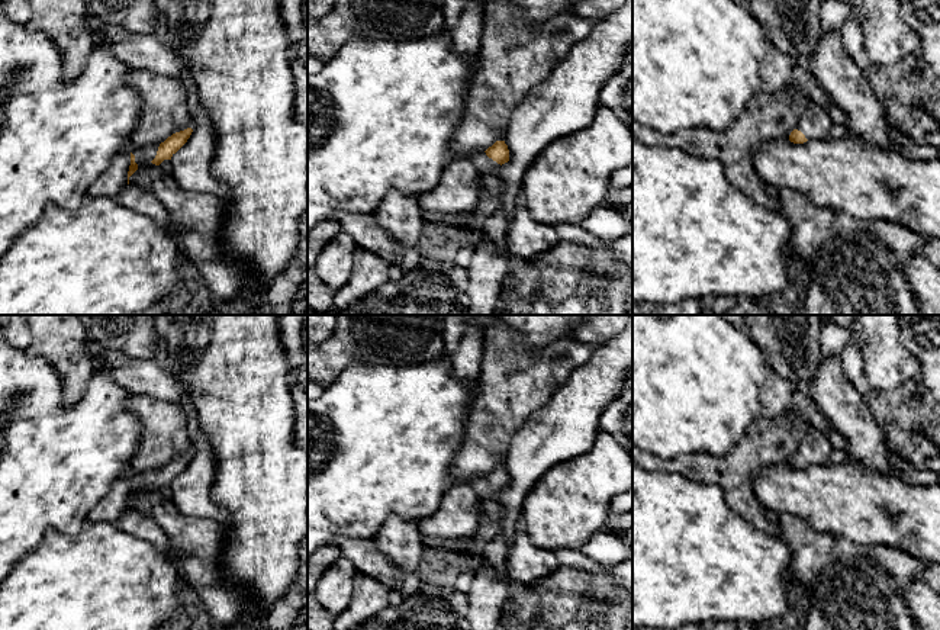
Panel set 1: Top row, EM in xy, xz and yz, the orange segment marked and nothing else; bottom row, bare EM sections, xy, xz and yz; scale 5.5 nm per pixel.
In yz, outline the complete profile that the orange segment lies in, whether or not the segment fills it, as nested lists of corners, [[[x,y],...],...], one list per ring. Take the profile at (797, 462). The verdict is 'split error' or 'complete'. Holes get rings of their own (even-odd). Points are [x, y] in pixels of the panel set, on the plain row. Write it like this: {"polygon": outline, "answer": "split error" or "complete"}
{"polygon": [[[811,428],[804,437],[798,451],[791,457],[789,466],[804,469],[808,465],[827,465],[833,446],[828,437],[817,428]]], "answer": "split error"}

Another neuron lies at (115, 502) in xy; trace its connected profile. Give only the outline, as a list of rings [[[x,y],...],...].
[[[122,475],[103,496],[103,499],[88,512],[87,523],[116,523],[128,511],[128,496],[131,478]]]

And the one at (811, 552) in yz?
[[[779,514],[779,539],[788,546],[791,562],[788,576],[791,584],[814,589],[822,572],[836,560],[837,539],[817,531],[804,518]]]

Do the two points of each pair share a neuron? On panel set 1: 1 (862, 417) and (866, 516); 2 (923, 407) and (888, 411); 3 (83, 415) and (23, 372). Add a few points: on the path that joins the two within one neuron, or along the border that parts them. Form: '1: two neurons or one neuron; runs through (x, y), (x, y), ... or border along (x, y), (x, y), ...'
1: two neurons; border along (859, 468), (868, 472), (895, 476)
2: one neuron; runs through (914, 411), (897, 411)
3: one neuron; runs through (66, 417), (55, 417), (38, 399), (38, 389)

